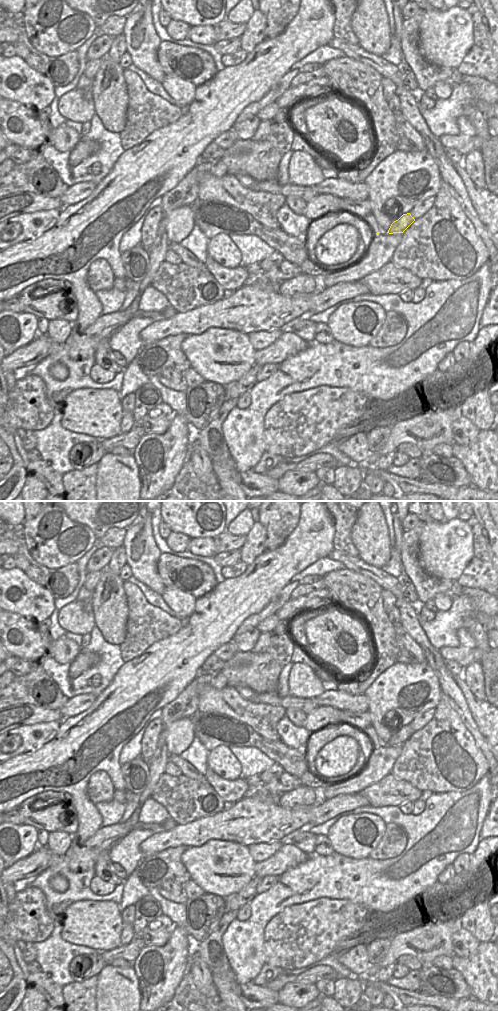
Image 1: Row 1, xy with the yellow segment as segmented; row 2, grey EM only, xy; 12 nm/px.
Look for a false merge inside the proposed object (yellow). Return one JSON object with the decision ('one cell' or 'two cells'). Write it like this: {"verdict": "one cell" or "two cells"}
{"verdict": "one cell"}

